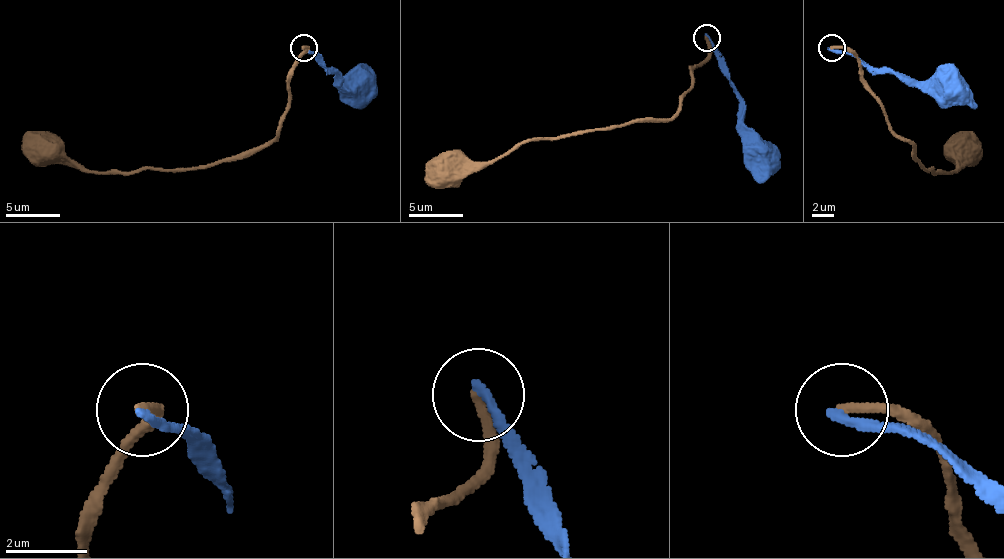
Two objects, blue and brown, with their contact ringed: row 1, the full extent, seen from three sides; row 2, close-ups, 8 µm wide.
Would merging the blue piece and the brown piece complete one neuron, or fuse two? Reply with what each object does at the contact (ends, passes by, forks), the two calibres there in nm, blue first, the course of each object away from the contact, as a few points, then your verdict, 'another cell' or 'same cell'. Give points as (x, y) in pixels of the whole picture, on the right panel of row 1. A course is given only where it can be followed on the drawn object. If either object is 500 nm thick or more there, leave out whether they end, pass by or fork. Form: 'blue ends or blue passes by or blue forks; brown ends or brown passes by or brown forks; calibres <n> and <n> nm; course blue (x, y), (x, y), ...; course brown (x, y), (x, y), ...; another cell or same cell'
blue ends; brown ends; calibres 240 and 240 nm; course blue (831, 47), (893, 74), (944, 90); course brown (831, 47), (850, 52), (888, 125), (912, 144), (923, 166), (953, 171), (969, 150); another cell

